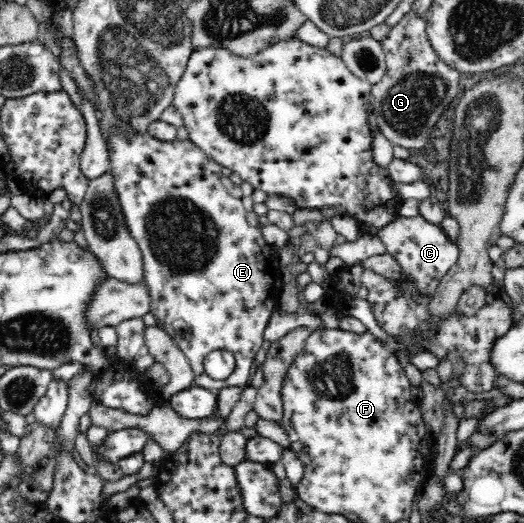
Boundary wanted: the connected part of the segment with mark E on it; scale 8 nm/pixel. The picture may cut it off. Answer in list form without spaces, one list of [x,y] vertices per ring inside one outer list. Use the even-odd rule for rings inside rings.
[[[113,128],[108,133],[108,140],[106,141],[108,146],[110,174],[113,176],[113,185],[115,186],[116,196],[119,198],[123,215],[125,216],[126,226],[128,227],[131,237],[137,242],[139,249],[143,256],[143,279],[144,284],[147,285],[149,290],[149,298],[151,302],[150,311],[157,318],[157,325],[162,327],[171,337],[174,343],[185,354],[185,357],[191,364],[191,369],[194,373],[193,385],[201,386],[205,389],[225,389],[225,387],[241,387],[257,382],[258,378],[251,378],[251,365],[255,361],[255,355],[257,351],[261,349],[263,343],[263,331],[271,315],[273,315],[273,309],[278,306],[273,303],[275,299],[278,299],[277,285],[272,285],[272,275],[275,275],[273,271],[277,271],[277,250],[273,248],[270,243],[262,234],[261,227],[253,227],[249,225],[245,218],[245,208],[241,199],[235,198],[230,195],[223,187],[221,182],[221,167],[213,159],[209,158],[197,145],[194,145],[189,140],[179,140],[175,138],[173,141],[159,141],[151,134],[135,134],[134,136],[127,136],[123,134],[119,128]],[[220,349],[221,351],[231,351],[235,358],[235,368],[233,372],[226,379],[217,380],[211,378],[203,368],[203,361],[205,357]]]

